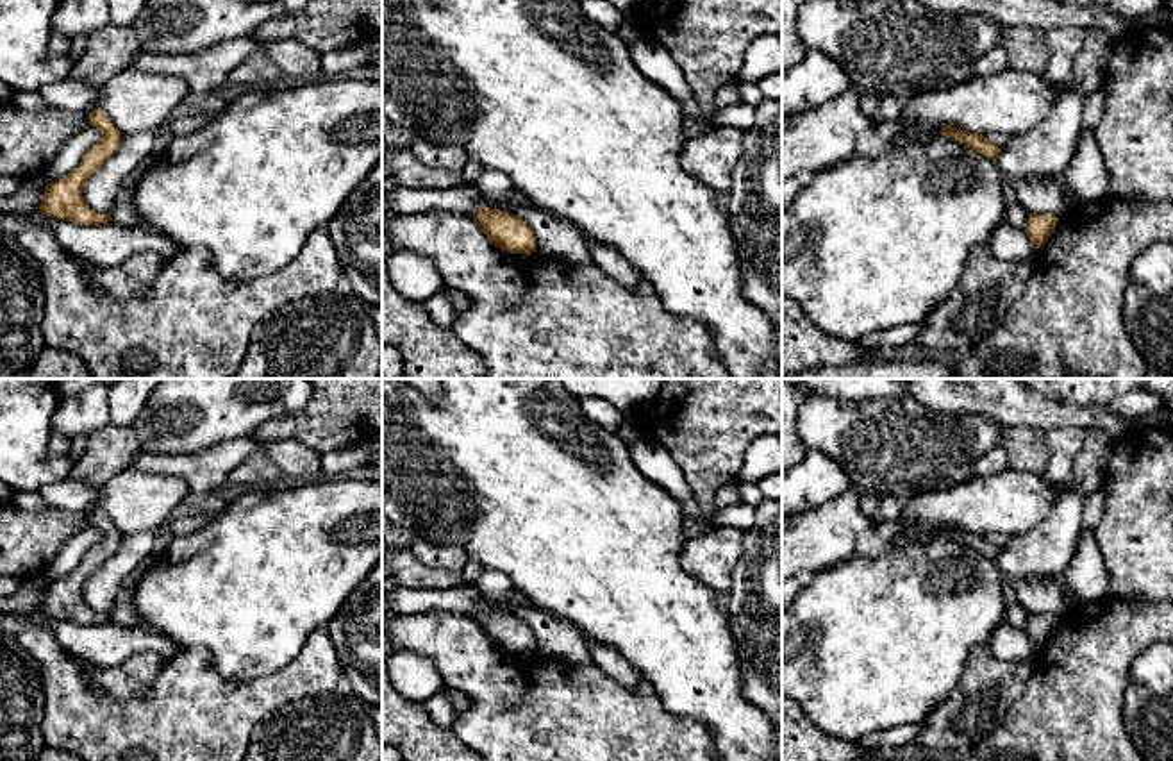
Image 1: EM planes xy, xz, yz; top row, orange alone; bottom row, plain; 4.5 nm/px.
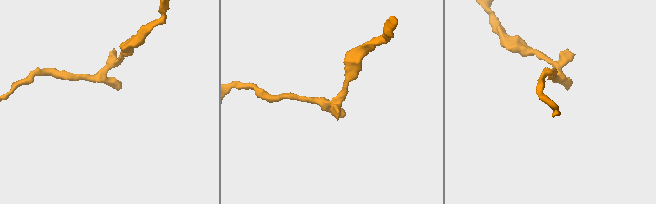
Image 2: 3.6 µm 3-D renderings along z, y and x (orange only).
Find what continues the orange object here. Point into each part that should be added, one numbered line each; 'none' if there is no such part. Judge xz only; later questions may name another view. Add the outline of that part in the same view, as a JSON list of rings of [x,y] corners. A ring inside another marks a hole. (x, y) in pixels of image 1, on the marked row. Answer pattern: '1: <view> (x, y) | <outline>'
none

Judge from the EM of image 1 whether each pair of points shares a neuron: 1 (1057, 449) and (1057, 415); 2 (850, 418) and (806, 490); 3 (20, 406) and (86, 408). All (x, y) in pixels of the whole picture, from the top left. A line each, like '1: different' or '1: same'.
1: different
2: different
3: different

